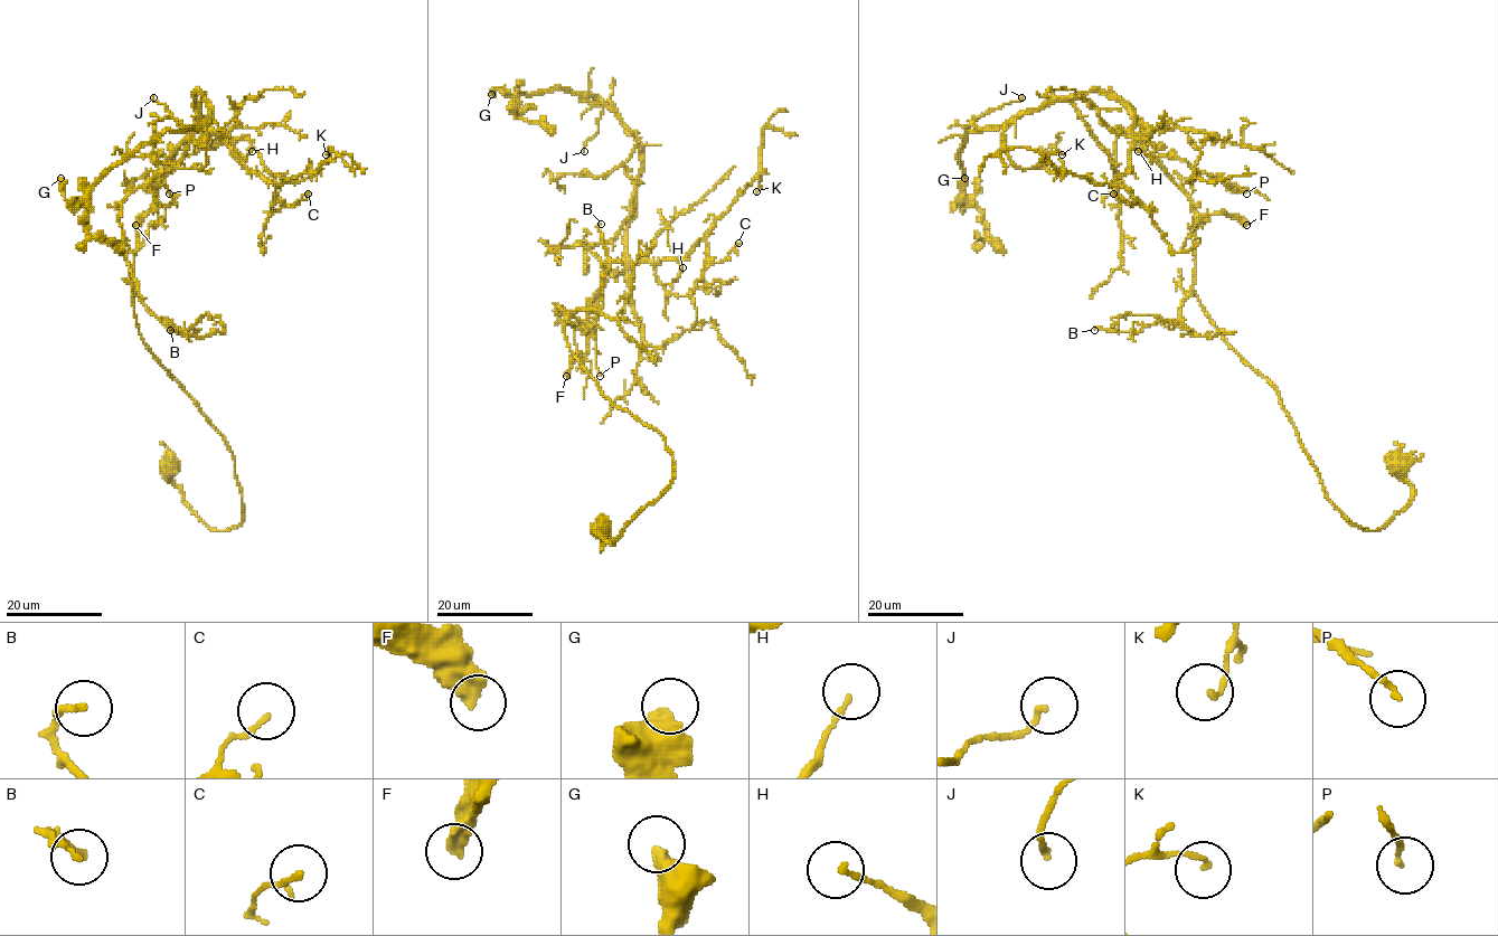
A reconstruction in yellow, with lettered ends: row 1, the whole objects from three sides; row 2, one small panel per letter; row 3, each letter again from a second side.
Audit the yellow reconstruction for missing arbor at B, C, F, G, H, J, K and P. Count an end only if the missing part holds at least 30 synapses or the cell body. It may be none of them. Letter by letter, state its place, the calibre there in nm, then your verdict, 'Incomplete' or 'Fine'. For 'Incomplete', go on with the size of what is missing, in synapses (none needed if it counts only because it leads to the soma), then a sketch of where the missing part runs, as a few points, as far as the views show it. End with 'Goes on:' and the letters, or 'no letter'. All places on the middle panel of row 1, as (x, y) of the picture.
B: Place: (601, 224). Thickness 170 nm. Fine
C: Place: (738, 243). Thickness 130 nm. Fine
F: Place: (566, 376). Thickness 550 nm. Fine
G: Place: (491, 94). Thickness 550 nm. Fine
H: Place: (682, 267). Thickness 140 nm. Fine
J: Place: (584, 151). Thickness 150 nm. Fine
K: Place: (756, 191). Thickness 120 nm. Fine
P: Place: (600, 376). Thickness 140 nm. Fine
Goes on: no letter

